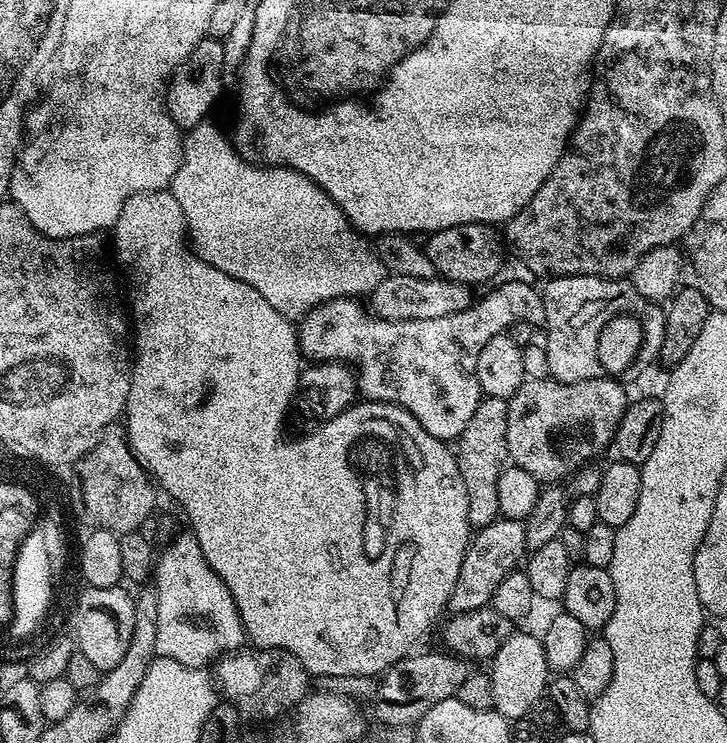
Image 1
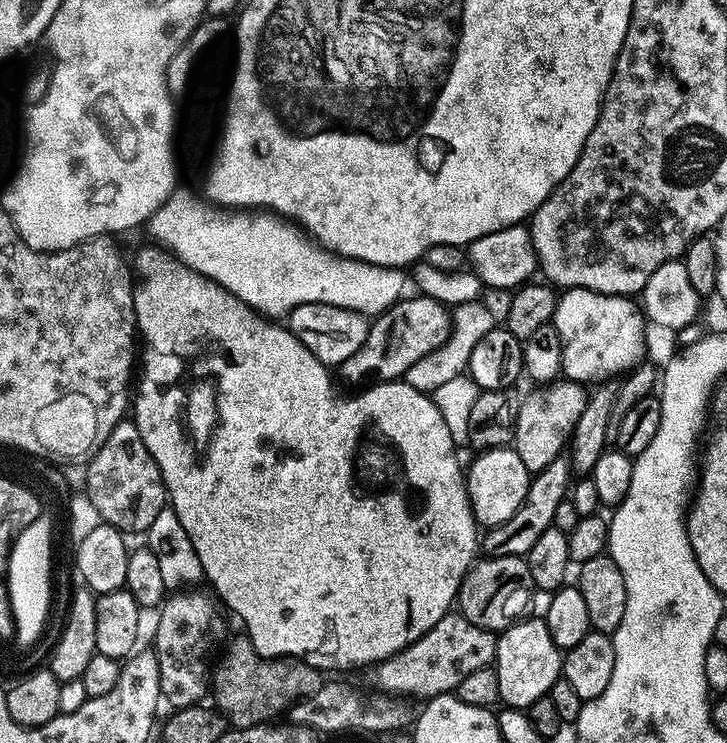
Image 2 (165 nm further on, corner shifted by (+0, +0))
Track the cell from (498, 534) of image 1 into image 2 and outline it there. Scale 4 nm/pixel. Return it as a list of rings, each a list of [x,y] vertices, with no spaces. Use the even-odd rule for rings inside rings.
[[[561,458],[550,462],[542,471],[531,477],[528,493],[522,506],[506,522],[496,528],[487,529],[482,536],[482,552],[489,556],[522,556],[527,557],[530,546],[548,528],[553,527],[554,512],[560,503],[566,500],[570,492],[570,465],[567,459]]]

